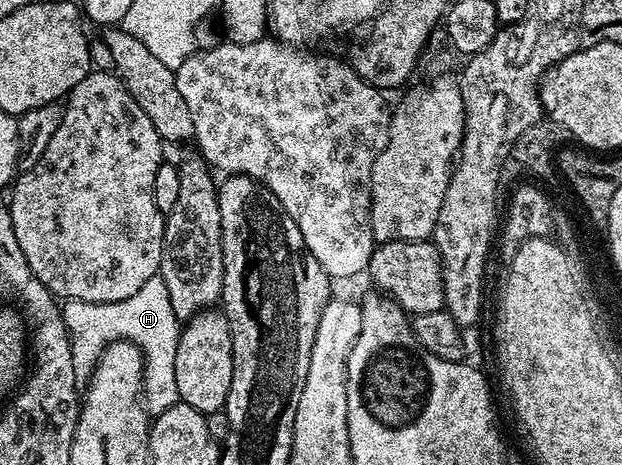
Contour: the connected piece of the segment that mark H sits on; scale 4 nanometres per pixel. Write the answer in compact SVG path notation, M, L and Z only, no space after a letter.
M158 275L129 295L129 299L121 299L117 303L64 300L61 308L65 327L73 331L71 354L79 382L91 380L99 357L108 345L131 342L143 353L143 399L148 414L158 415L180 404L177 391L177 343L181 322L173 311L173 303L169 303L169 290Z

